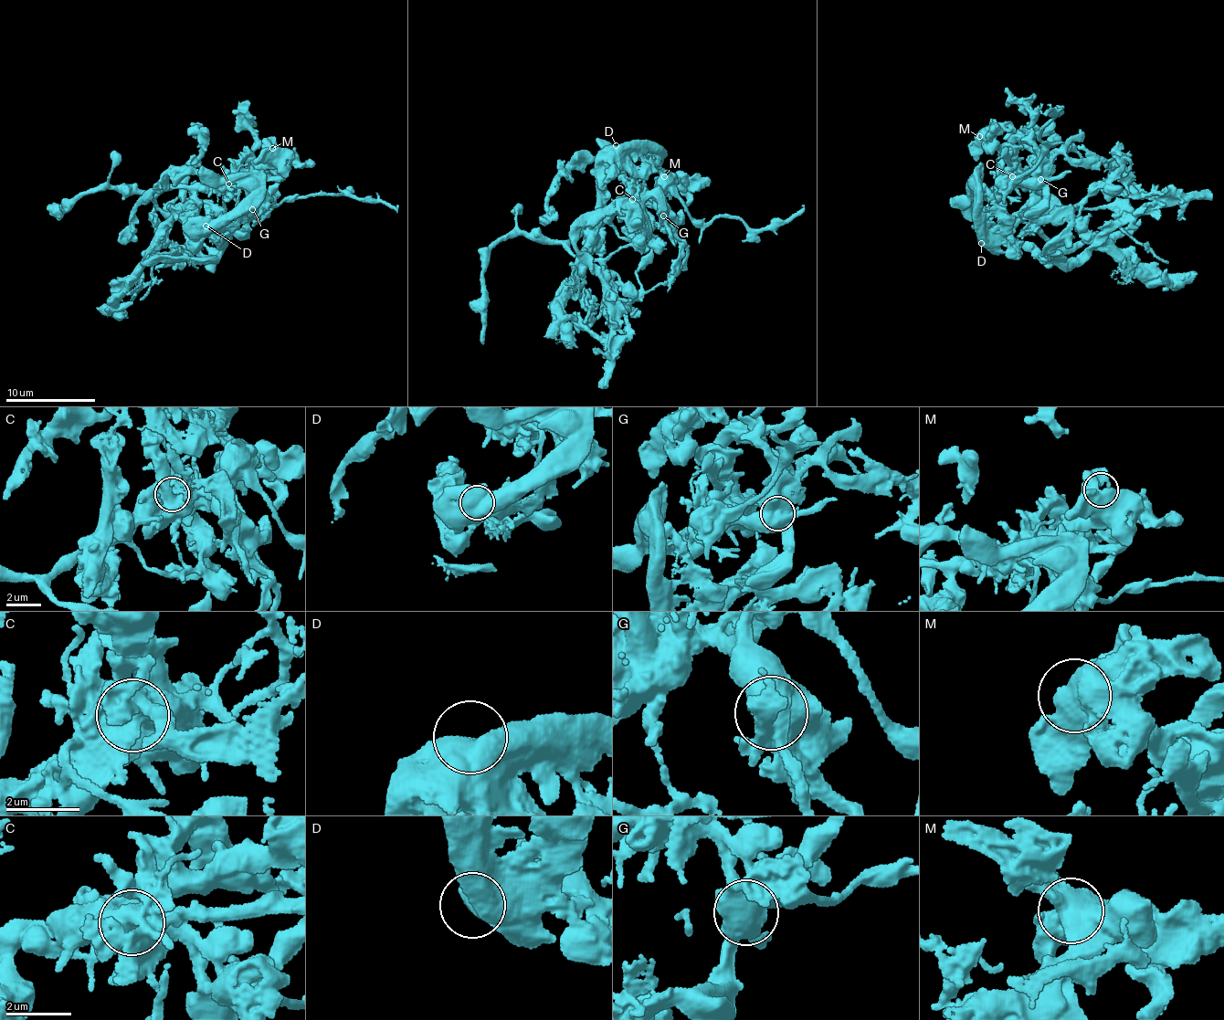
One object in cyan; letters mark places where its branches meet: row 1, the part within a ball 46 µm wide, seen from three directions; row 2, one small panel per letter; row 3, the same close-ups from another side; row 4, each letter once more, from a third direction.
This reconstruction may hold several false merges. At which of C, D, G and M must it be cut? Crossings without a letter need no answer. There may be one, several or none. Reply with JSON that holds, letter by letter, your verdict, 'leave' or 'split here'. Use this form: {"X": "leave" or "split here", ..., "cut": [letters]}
{"C": "split here", "D": "leave", "G": "split here", "M": "leave", "cut": ["C", "G"]}

